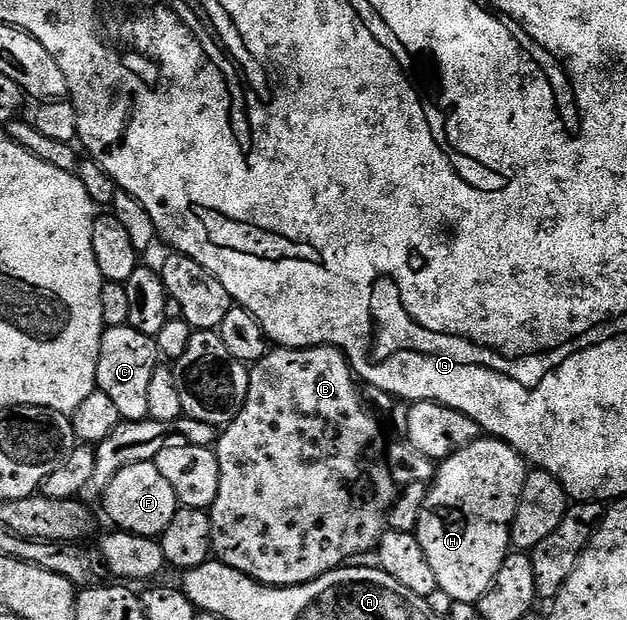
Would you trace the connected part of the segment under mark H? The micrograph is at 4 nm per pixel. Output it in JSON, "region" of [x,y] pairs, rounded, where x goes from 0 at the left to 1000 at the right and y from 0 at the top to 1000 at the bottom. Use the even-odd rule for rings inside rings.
{"region":[[[767,705],[754,711],[754,718],[742,718],[742,724],[699,748],[681,805],[675,810],[668,845],[659,860],[671,885],[678,885],[678,900],[691,916],[691,931],[697,931],[699,952],[716,956],[726,973],[762,974],[780,944],[786,944],[793,918],[799,918],[805,898],[817,887],[815,844],[821,837],[842,758],[842,748],[810,715],[781,705]]]}

